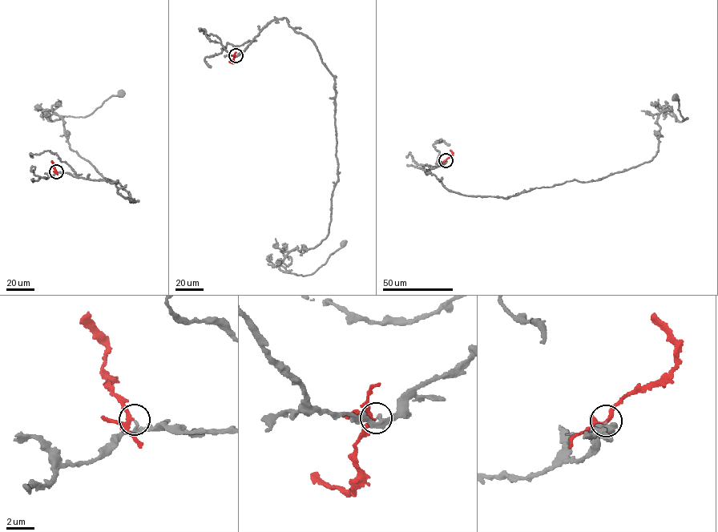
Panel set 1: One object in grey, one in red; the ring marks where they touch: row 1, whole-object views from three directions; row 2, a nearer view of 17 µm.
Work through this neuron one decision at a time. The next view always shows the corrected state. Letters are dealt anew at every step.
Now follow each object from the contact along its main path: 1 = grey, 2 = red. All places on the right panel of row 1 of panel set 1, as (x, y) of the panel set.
1: (445, 160), (425, 173), (464, 195), (508, 198), (599, 180), (651, 160), (660, 113), (687, 118), (675, 97)
2: (445, 160), (452, 155), (450, 150)

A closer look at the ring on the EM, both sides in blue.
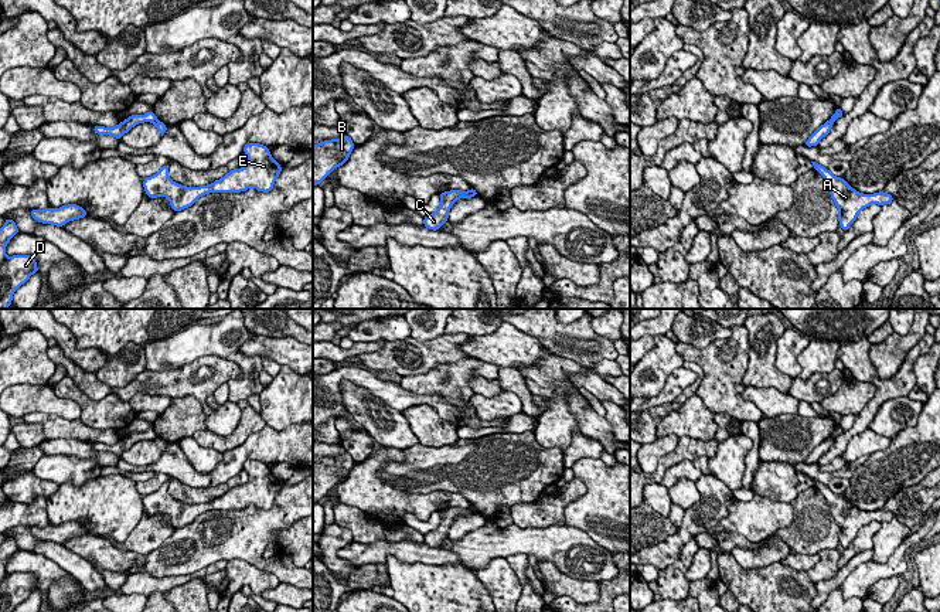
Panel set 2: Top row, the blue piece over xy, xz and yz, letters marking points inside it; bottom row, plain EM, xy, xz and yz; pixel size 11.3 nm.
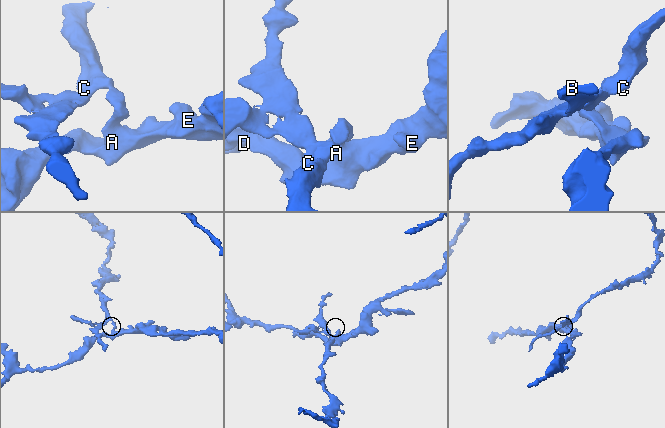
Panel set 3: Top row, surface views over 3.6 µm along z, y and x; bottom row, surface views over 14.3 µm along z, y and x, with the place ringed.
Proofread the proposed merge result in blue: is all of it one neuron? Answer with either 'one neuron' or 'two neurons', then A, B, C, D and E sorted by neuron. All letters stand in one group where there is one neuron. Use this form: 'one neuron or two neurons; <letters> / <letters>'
two neurons; A D E / B C

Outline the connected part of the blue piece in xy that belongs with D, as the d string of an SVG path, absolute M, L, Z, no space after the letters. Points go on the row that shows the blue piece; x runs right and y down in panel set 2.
M6 218L0 228L0 309L11 305L17 288L24 285L33 273L38 272L35 258L30 255L6 255L10 239L18 234L16 222Z

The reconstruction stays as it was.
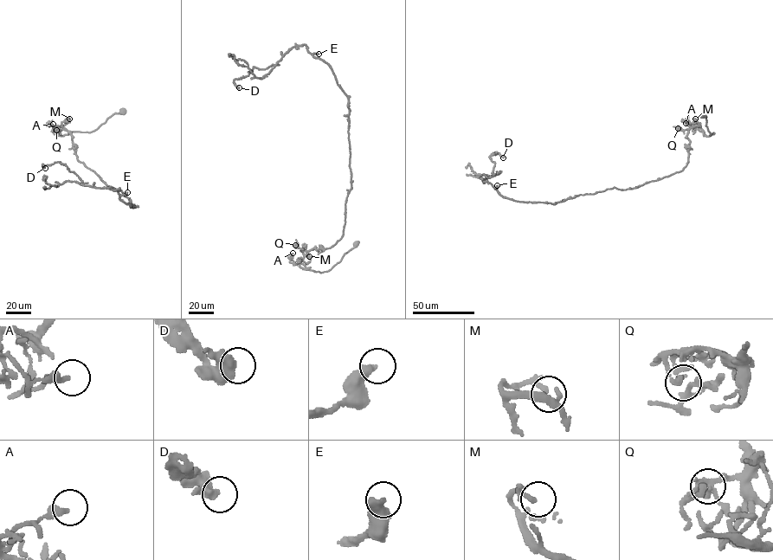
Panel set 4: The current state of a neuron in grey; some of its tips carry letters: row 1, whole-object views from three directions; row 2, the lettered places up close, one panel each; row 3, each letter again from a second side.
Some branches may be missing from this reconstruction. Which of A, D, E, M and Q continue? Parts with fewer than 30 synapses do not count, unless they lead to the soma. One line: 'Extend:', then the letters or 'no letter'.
Extend: no letter

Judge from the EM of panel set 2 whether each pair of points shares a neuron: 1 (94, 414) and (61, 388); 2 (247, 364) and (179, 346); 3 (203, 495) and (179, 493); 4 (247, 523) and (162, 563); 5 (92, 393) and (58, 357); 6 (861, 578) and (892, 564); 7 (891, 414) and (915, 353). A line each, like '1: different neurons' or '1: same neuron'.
1: same neuron
2: same neuron
3: same neuron
4: same neuron
5: same neuron
6: same neuron
7: different neurons

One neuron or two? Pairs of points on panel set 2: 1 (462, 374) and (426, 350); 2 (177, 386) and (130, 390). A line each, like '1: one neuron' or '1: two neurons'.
1: two neurons
2: one neuron

